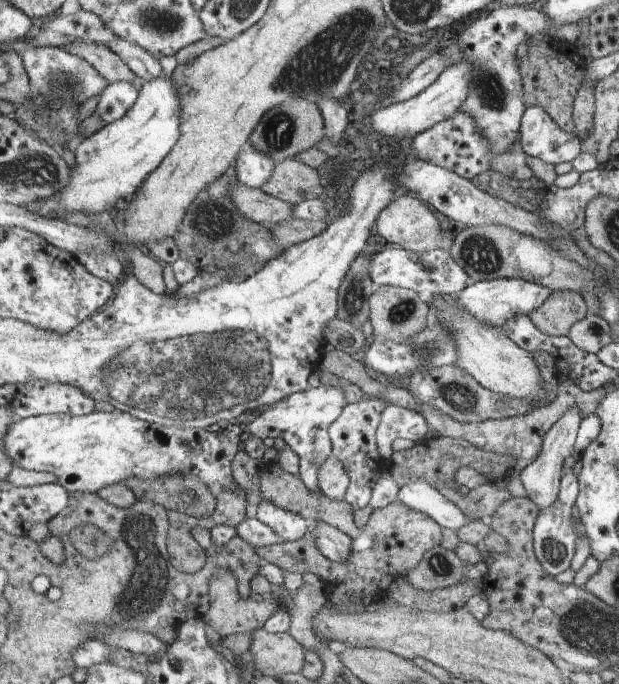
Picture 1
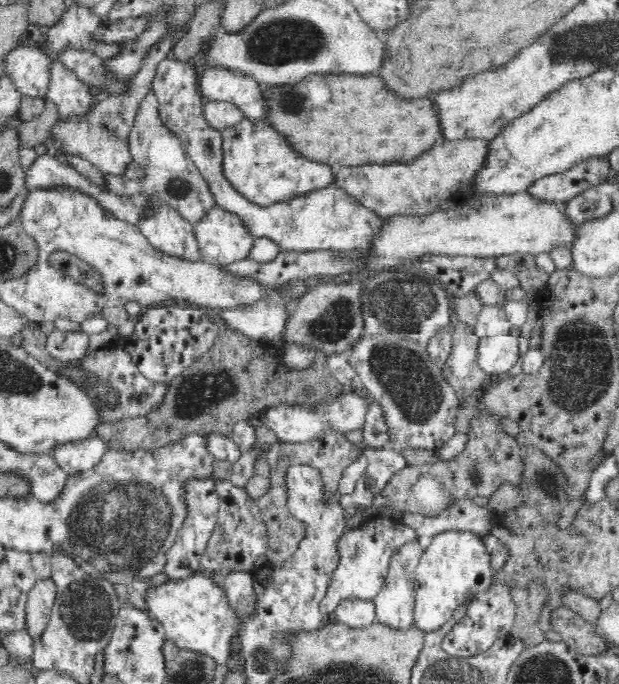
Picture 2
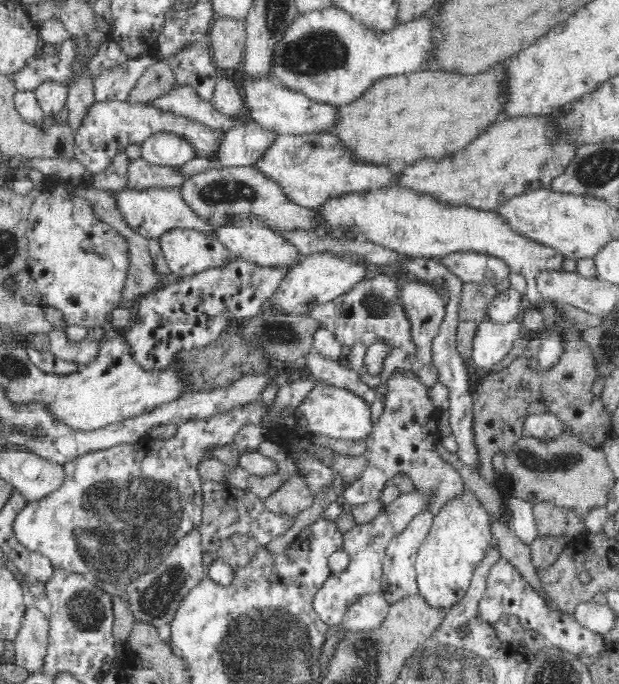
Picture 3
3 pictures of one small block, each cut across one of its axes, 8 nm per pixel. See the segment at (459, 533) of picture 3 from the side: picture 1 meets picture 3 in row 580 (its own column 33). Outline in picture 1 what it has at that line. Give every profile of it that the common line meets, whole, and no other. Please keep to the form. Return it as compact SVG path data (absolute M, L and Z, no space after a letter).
M94 411L82 416L60 413L19 419L11 424L5 436L5 452L11 456L15 466L33 472L55 474L58 483L70 494L77 491L94 494L111 484L126 483L129 478L143 478L151 482L159 476L169 476L172 473L187 476L193 474L200 477L213 491L218 491L220 488L237 489L238 485L233 476L233 462L241 450L245 434L241 426L227 421L213 424L205 430L198 430L194 427L158 426L135 418L127 411Z

